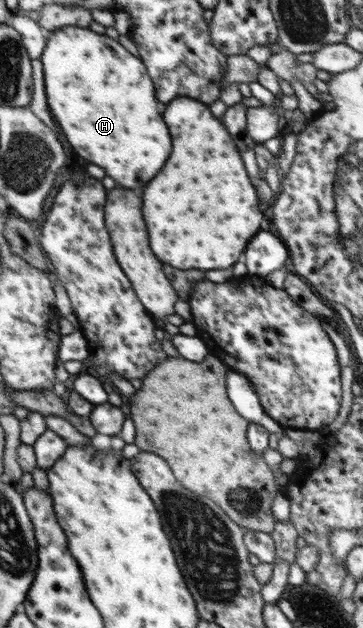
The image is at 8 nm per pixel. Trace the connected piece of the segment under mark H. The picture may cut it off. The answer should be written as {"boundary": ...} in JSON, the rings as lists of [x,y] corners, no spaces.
{"boundary":[[[66,26],[46,34],[48,44],[40,58],[44,64],[46,96],[52,116],[62,128],[66,140],[84,160],[90,160],[92,164],[104,168],[106,174],[120,186],[144,188],[148,184],[148,178],[152,180],[158,174],[172,152],[172,138],[162,120],[162,114],[158,112],[154,86],[146,72],[146,66],[116,40],[96,34],[90,28],[84,30],[82,27]]]}

